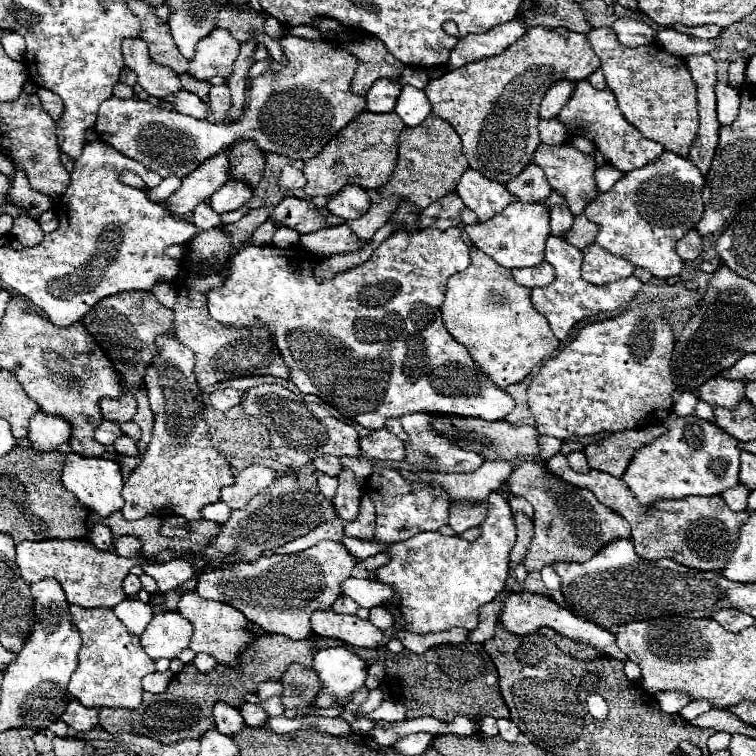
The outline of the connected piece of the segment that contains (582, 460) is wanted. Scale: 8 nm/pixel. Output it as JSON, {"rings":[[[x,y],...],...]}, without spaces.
{"rings":[[[574,451],[567,456],[568,464],[575,472],[580,474],[586,474],[590,468],[588,468],[588,460],[586,460],[586,454],[584,451]]]}

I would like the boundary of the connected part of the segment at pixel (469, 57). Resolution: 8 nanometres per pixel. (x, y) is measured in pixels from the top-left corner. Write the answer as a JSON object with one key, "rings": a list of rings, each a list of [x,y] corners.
{"rings":[[[514,18],[512,22],[504,22],[484,34],[468,34],[466,38],[460,38],[456,48],[450,54],[450,68],[462,68],[468,62],[476,62],[486,56],[496,56],[504,52],[510,44],[514,44],[518,38],[526,34],[528,26],[524,20]]]}

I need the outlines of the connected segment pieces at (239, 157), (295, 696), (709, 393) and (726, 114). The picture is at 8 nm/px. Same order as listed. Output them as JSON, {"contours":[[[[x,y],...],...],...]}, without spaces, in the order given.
{"contours":[[[[236,142],[230,154],[230,178],[256,188],[264,174],[264,152],[254,142]]],[[[288,666],[282,676],[285,691],[282,694],[282,703],[287,707],[299,707],[314,704],[316,694],[320,690],[320,682],[316,672],[306,666]]],[[[718,374],[698,388],[698,396],[712,406],[736,408],[736,404],[744,398],[744,384],[746,380],[728,380]]],[[[716,84],[716,112],[718,112],[718,120],[720,124],[730,124],[734,122],[736,114],[738,114],[738,106],[740,106],[740,96],[738,90],[728,86],[728,84]]]]}

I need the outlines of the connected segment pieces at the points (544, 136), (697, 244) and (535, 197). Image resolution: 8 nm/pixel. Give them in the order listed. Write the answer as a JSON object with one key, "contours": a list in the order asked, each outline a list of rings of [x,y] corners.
{"contours":[[[[556,118],[540,120],[538,130],[540,130],[540,144],[546,144],[546,146],[560,146],[566,142],[566,136],[568,136],[564,124],[558,122]]],[[[690,230],[676,246],[676,252],[682,260],[696,260],[702,254],[702,236],[696,230]]],[[[534,162],[528,164],[524,168],[524,172],[520,172],[516,178],[512,178],[506,184],[506,188],[514,196],[518,196],[520,200],[524,200],[524,202],[542,202],[552,192],[552,188],[550,188],[544,172]]]]}

